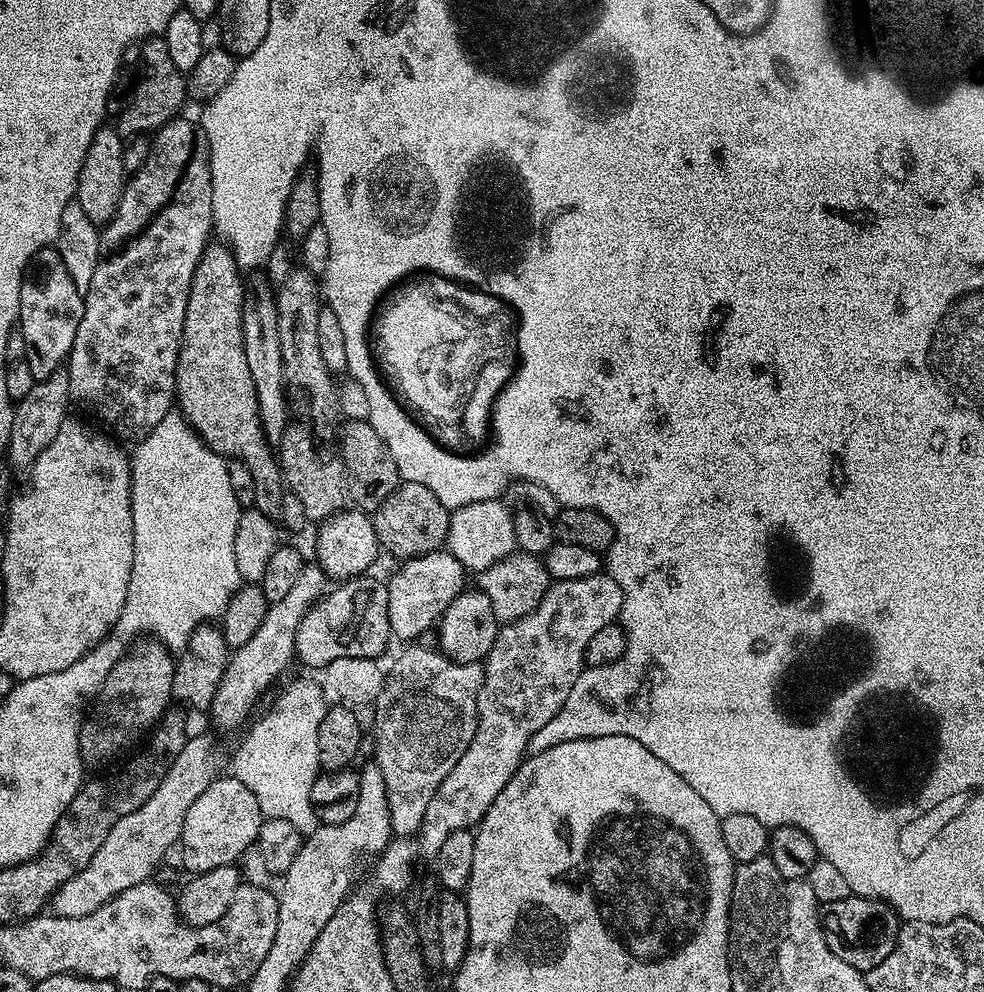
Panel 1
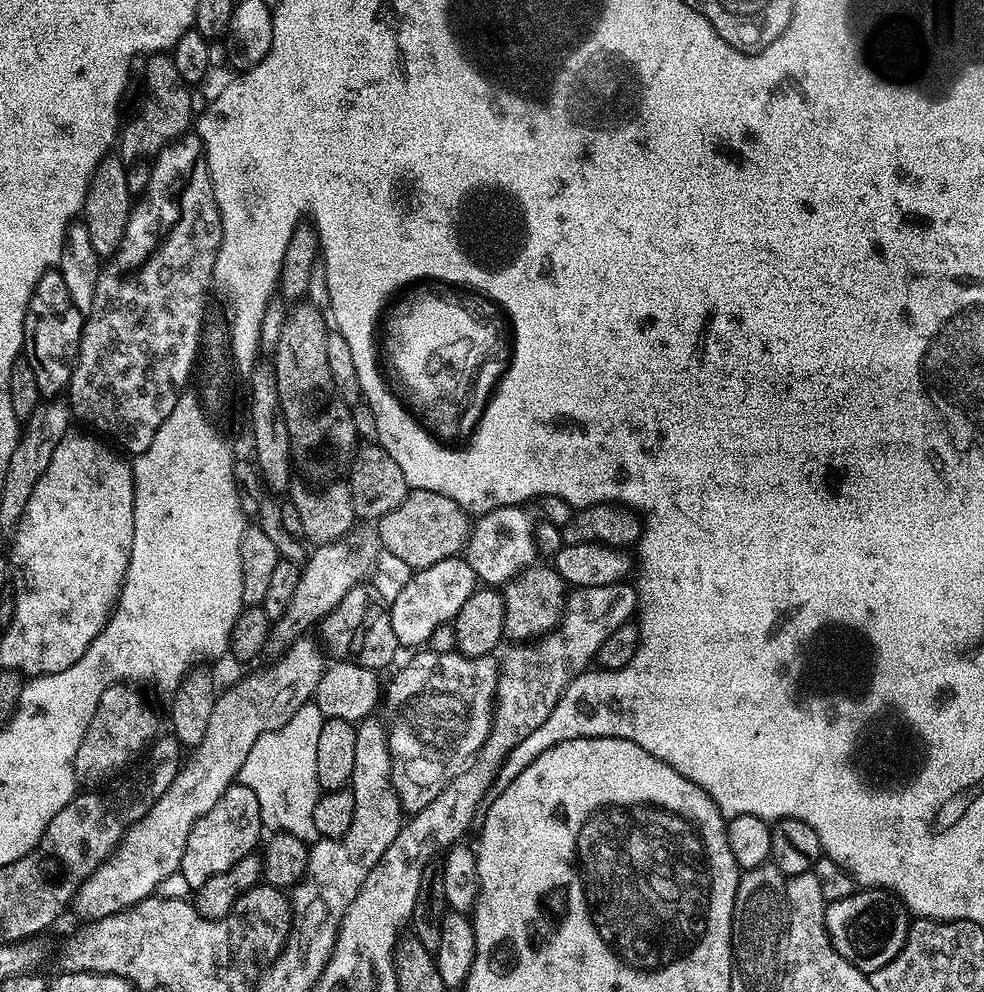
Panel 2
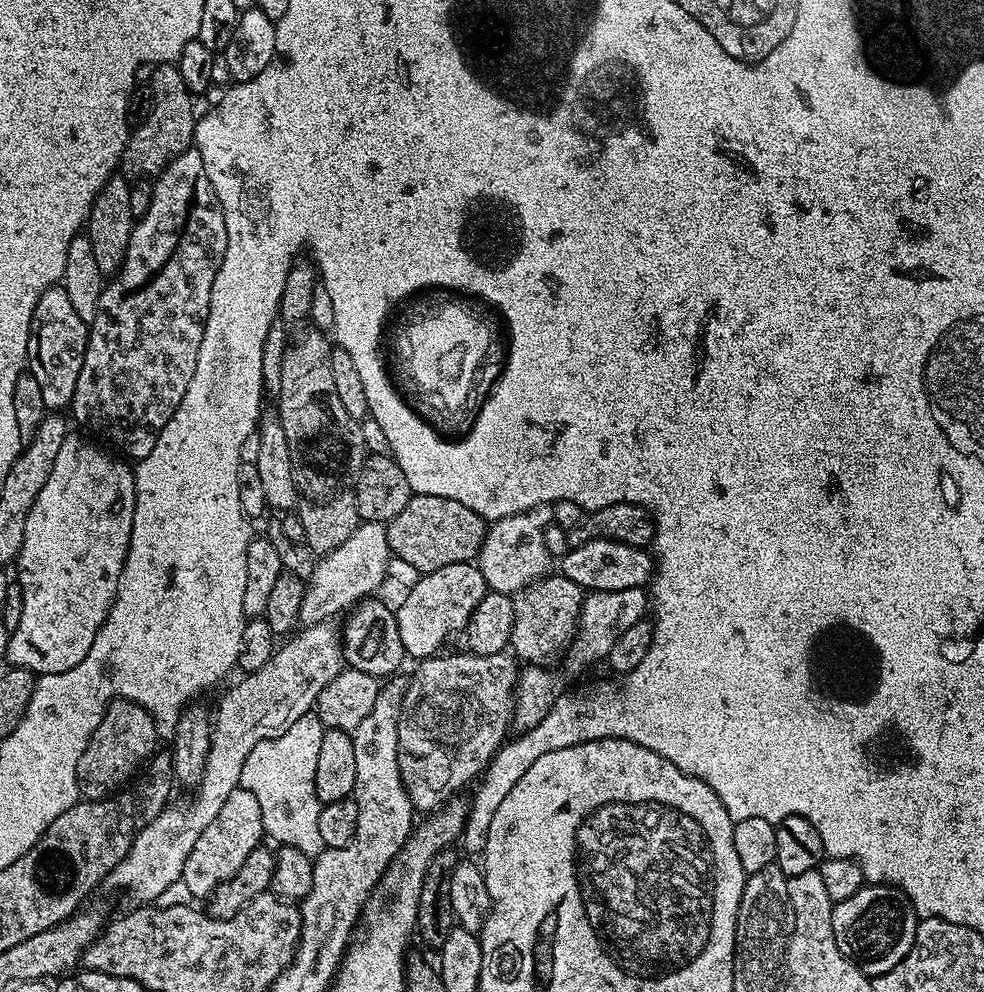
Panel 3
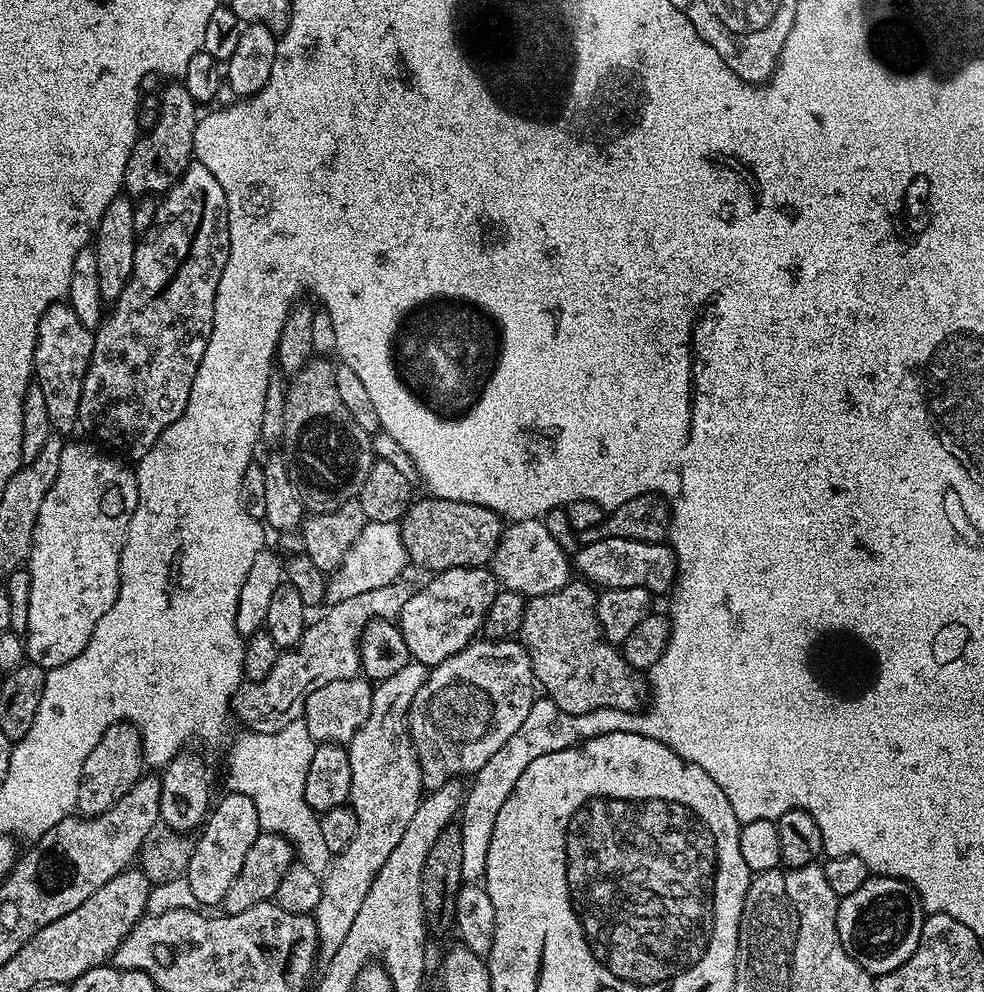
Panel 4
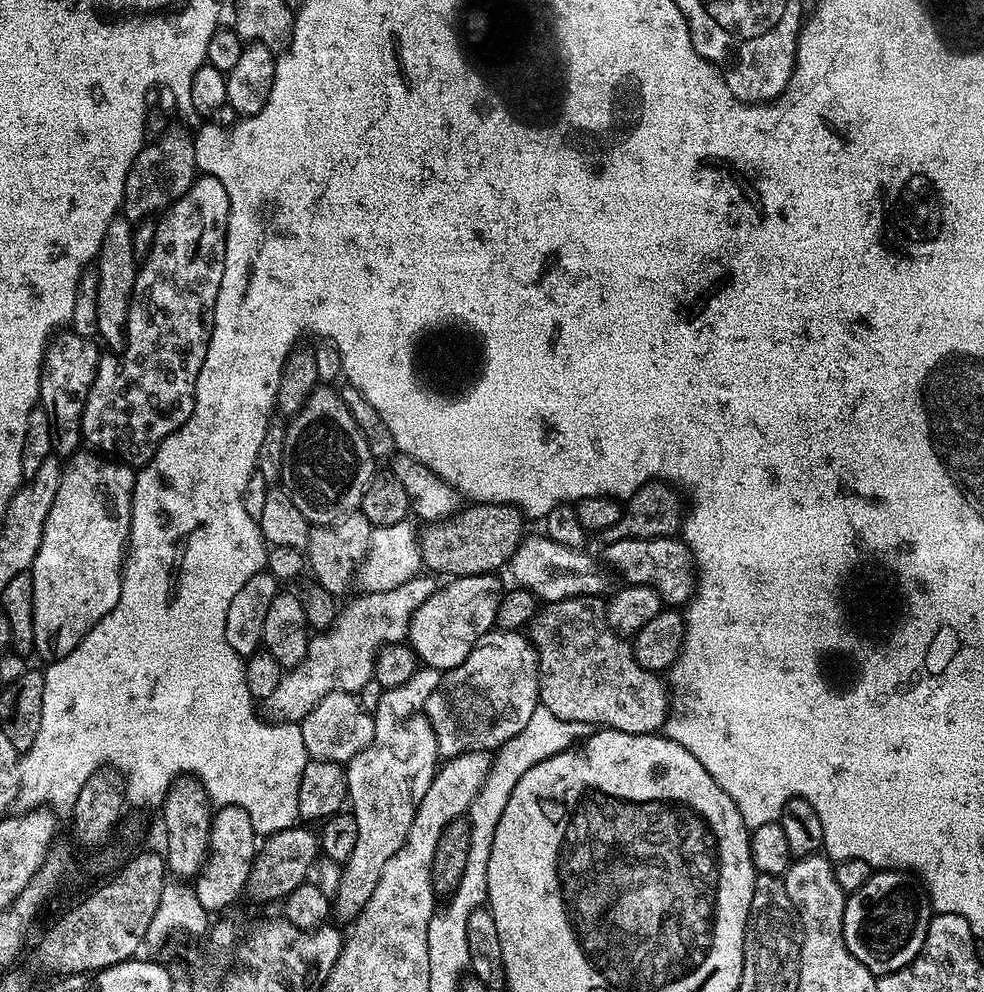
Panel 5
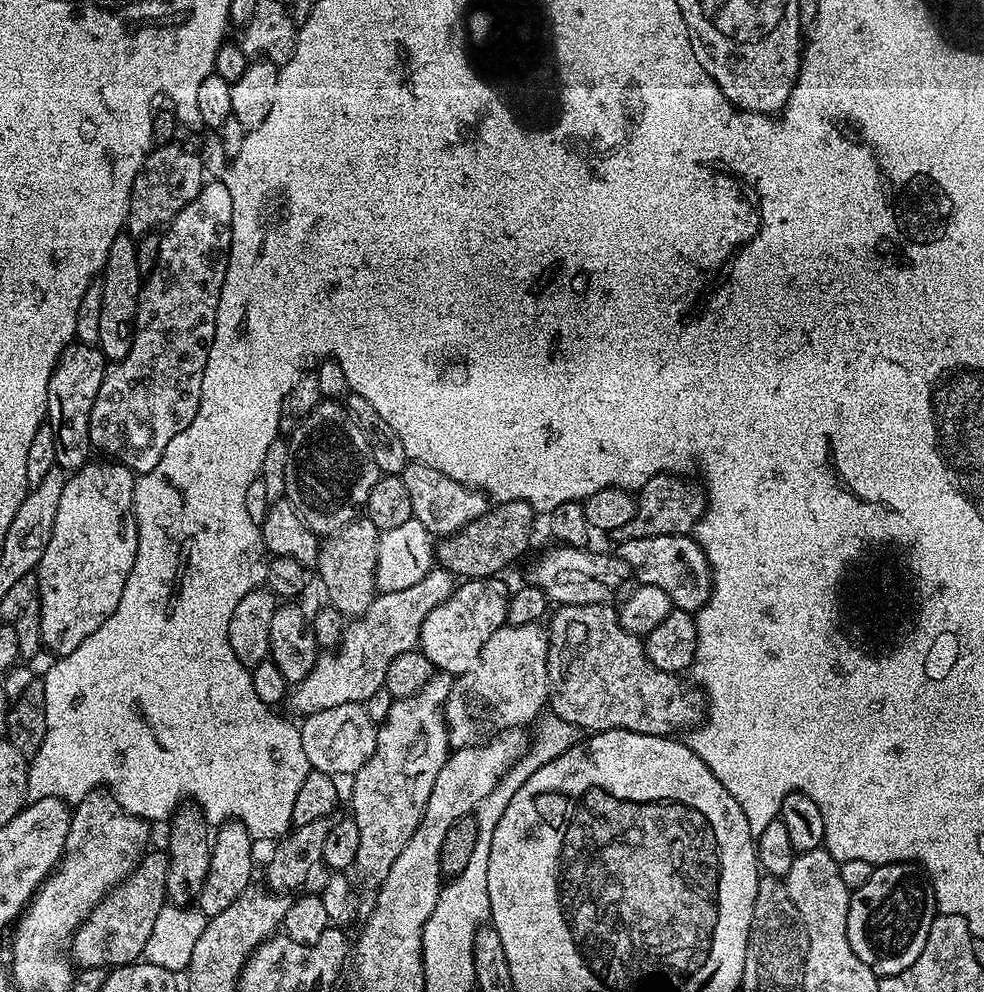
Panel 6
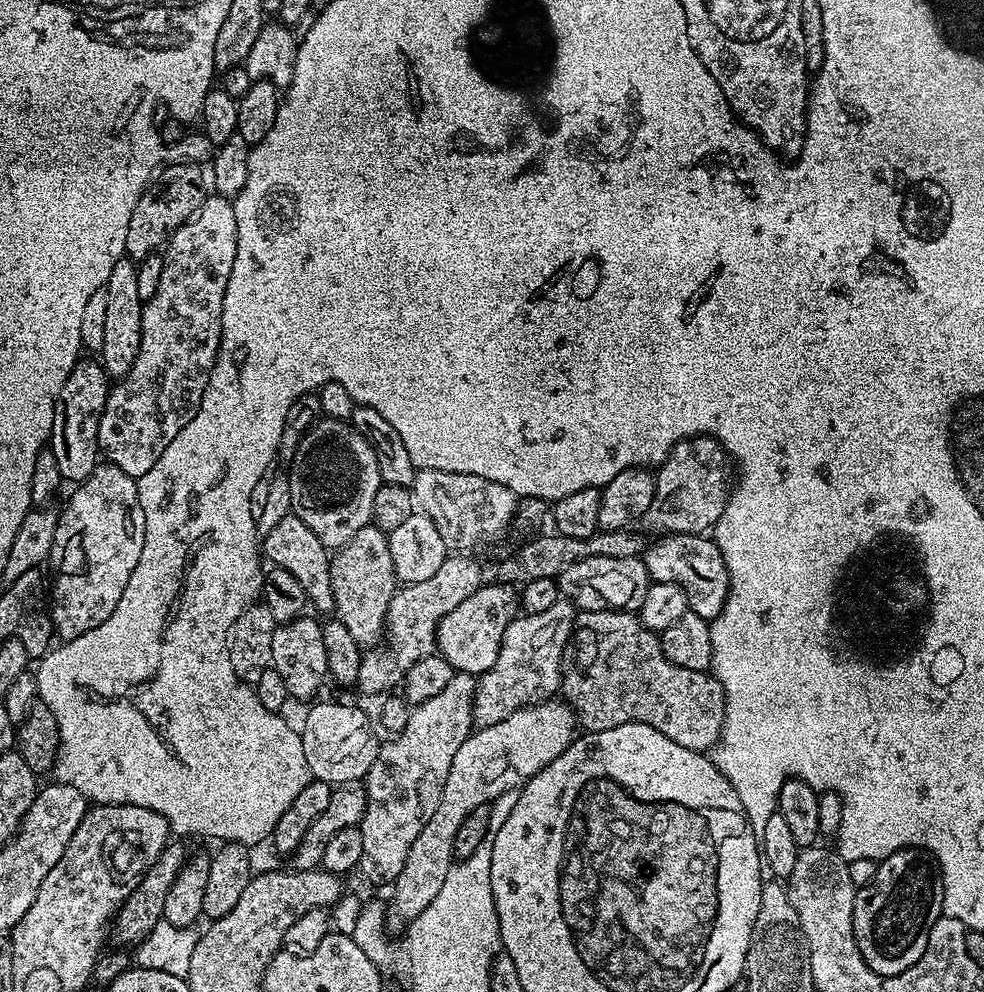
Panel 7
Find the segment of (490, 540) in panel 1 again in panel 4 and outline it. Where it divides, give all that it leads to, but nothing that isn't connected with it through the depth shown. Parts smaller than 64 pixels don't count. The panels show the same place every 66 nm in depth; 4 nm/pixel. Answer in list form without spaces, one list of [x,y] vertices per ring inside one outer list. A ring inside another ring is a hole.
[[[537,518],[534,520],[517,520],[505,527],[504,535],[500,538],[500,544],[492,555],[490,571],[496,577],[501,589],[517,592],[525,598],[531,598],[542,594],[550,594],[554,590],[566,586],[570,583],[574,568],[570,563],[569,553],[560,549],[558,542],[554,542],[554,538],[550,538],[550,533],[546,531],[543,519]]]

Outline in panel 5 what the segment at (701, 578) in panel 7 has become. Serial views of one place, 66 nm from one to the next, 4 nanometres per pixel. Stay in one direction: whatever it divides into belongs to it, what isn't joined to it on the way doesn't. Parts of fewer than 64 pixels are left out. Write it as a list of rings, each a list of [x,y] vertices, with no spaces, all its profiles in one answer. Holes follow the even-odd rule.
[[[659,536],[653,540],[619,540],[603,545],[602,551],[603,563],[609,569],[612,567],[624,579],[621,581],[625,585],[637,584],[652,588],[665,605],[687,605],[696,590],[696,564],[692,561],[692,551],[684,545],[683,539]]]

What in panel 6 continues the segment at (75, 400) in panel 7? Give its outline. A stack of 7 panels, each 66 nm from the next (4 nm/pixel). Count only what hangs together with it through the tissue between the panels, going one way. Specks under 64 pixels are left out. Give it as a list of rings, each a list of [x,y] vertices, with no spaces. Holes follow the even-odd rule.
[[[73,342],[65,348],[52,371],[48,383],[46,423],[52,431],[54,458],[58,468],[75,470],[89,463],[90,410],[94,410],[94,398],[98,398],[98,386],[102,386],[105,367],[105,358],[97,345]]]

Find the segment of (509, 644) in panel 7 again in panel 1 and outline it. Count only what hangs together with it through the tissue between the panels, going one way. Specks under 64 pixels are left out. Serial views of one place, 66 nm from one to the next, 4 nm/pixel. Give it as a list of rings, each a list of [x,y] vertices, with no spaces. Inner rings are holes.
[[[405,647],[398,662],[384,677],[384,685],[374,702],[376,717],[372,720],[372,740],[376,743],[374,763],[382,770],[386,784],[386,802],[390,806],[392,830],[397,837],[408,838],[419,832],[426,806],[434,798],[434,790],[442,786],[446,774],[458,766],[468,743],[476,733],[478,718],[478,694],[484,685],[484,666],[459,664],[449,660],[443,652],[432,648]]]

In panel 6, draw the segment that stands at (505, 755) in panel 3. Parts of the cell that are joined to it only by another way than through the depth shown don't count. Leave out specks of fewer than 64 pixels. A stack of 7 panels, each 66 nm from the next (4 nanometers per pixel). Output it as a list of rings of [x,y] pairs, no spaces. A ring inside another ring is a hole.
[[[551,714],[545,715],[535,725],[535,728],[536,737],[534,735],[531,737],[530,747],[526,754],[516,757],[516,760],[509,766],[508,773],[498,782],[498,786],[494,786],[494,790],[490,790],[490,794],[486,794],[486,798],[482,798],[482,802],[476,808],[474,815],[478,822],[478,842],[474,845],[474,854],[470,854],[471,864],[490,864],[490,838],[494,838],[494,830],[498,826],[502,814],[506,811],[506,806],[510,806],[510,798],[514,798],[514,794],[518,794],[518,790],[522,790],[526,778],[530,778],[530,774],[534,774],[534,770],[546,766],[546,762],[558,758],[566,750],[581,743],[582,740],[581,728]]]

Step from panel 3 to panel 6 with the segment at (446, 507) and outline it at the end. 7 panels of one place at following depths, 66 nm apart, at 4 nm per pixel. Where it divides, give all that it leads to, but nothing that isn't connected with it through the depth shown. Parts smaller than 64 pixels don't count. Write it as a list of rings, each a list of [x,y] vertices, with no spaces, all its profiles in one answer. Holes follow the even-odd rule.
[[[521,500],[500,502],[495,508],[470,522],[461,532],[443,537],[434,548],[435,563],[451,572],[453,577],[464,580],[492,578],[503,568],[510,567],[527,550],[532,540],[532,523],[538,520],[538,514]]]

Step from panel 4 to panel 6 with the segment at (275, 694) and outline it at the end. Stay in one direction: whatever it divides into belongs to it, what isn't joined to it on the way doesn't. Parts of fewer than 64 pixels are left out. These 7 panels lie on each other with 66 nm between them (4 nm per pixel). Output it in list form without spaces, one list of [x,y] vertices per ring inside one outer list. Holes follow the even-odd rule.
[[[436,566],[426,574],[426,578],[422,578],[422,582],[414,582],[414,586],[406,590],[380,592],[369,608],[345,627],[339,648],[321,651],[314,670],[310,670],[310,674],[291,689],[293,710],[307,714],[330,706],[368,702],[376,691],[384,688],[390,662],[394,662],[398,654],[413,651],[419,645],[426,614],[430,614],[434,606],[446,602],[453,587],[452,573]]]

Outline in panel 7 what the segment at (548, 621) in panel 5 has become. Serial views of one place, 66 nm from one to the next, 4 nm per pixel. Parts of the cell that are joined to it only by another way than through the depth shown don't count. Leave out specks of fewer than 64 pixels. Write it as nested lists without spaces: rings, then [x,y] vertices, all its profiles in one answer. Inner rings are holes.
[[[628,610],[581,611],[577,615],[572,637],[564,645],[559,691],[576,713],[577,725],[584,732],[601,732],[623,724],[645,724],[666,734],[670,742],[704,754],[715,748],[724,725],[724,691],[715,676],[674,666],[662,654],[659,635],[642,626],[639,617]]]

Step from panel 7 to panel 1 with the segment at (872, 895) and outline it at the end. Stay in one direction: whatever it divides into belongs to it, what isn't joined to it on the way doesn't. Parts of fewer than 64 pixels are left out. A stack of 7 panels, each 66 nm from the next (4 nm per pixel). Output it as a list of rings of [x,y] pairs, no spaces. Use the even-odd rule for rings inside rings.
[[[853,894],[842,898],[842,902],[823,905],[820,910],[820,925],[826,946],[830,946],[830,950],[842,958],[842,962],[850,962],[854,970],[865,974],[878,966],[878,962],[882,962],[890,950],[894,950],[901,923],[891,906],[883,900],[872,900],[869,896]]]

